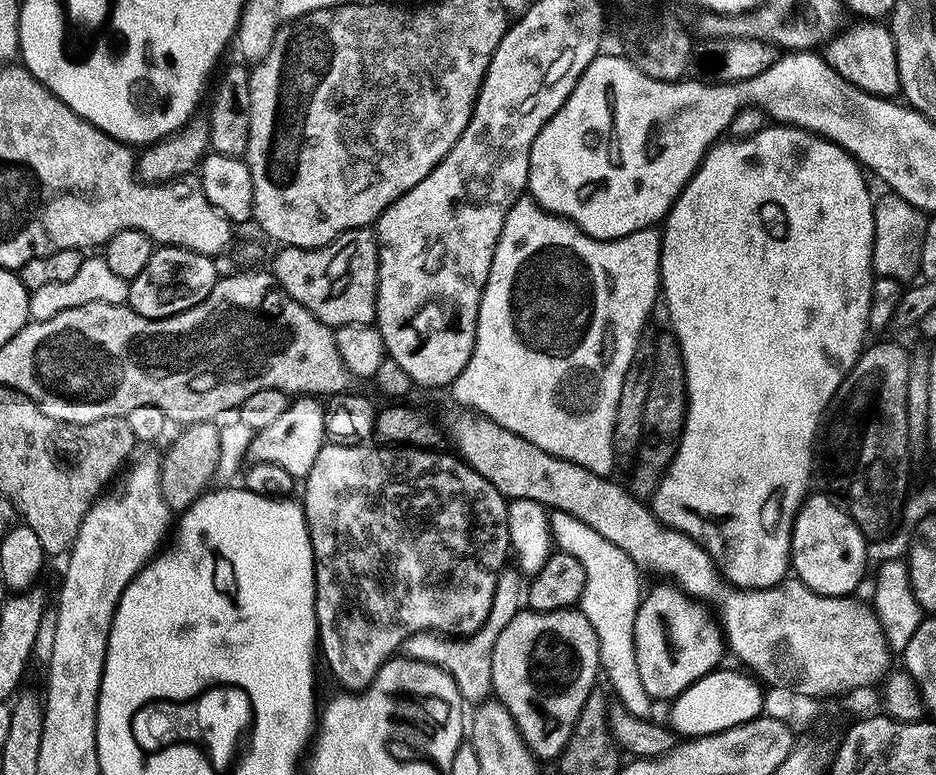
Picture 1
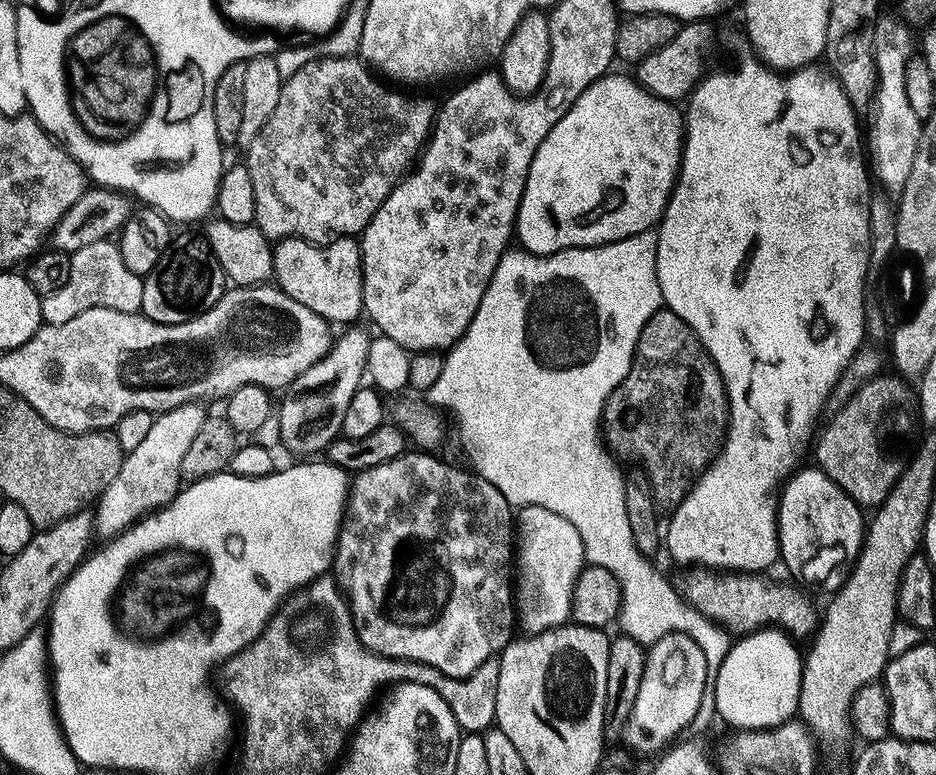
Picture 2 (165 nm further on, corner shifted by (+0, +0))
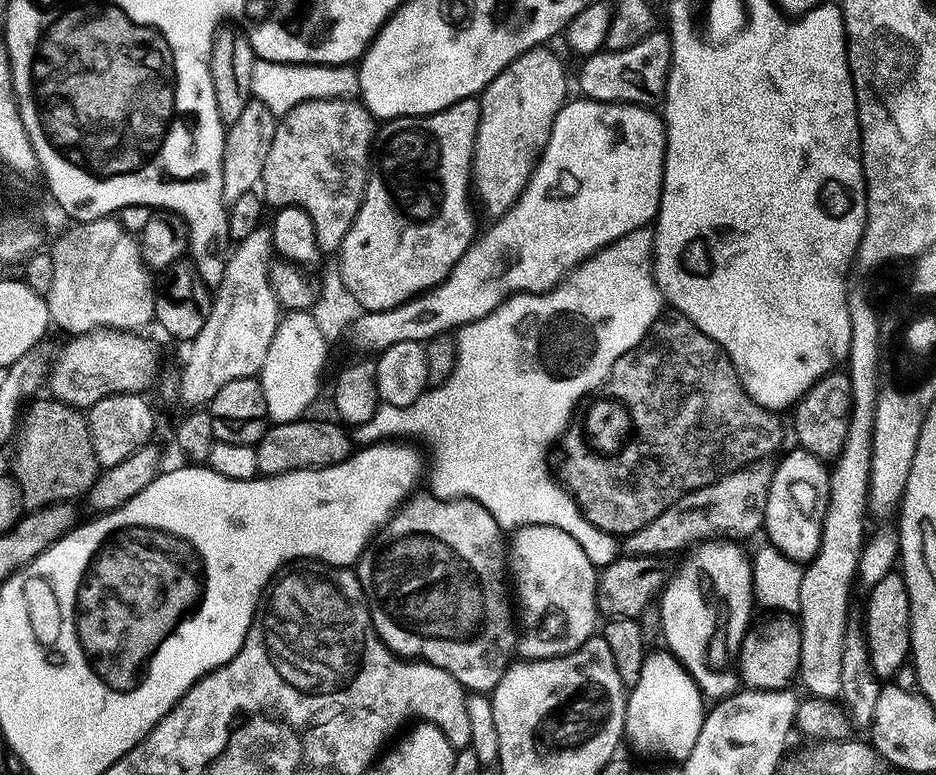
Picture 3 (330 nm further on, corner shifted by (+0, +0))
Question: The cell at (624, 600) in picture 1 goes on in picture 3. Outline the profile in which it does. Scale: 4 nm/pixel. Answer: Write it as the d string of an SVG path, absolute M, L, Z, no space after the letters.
M651 227L639 228L622 238L618 238L612 244L589 256L583 260L578 267L572 269L555 288L548 292L522 292L503 300L501 304L494 309L489 316L482 317L481 320L475 320L464 325L459 329L456 336L456 345L458 346L458 362L454 366L454 374L444 384L438 384L429 387L420 397L408 408L394 406L393 404L381 403L380 409L370 418L366 425L368 440L372 442L379 441L381 438L411 438L413 441L421 440L428 444L432 451L432 488L431 495L440 497L441 500L455 500L457 498L467 498L477 500L489 514L499 522L501 529L512 530L517 526L526 524L545 524L554 526L558 530L566 530L582 550L586 550L586 558L596 565L597 569L604 568L618 556L617 537L611 536L609 532L603 532L592 525L583 512L580 511L580 505L575 498L555 475L548 473L548 464L544 459L548 456L548 451L552 448L552 443L559 441L568 430L568 425L573 419L572 411L576 408L576 403L583 396L591 397L607 380L611 367L618 361L620 355L626 354L632 347L638 346L642 342L645 334L650 331L655 320L662 315L662 293L659 286L656 285L656 274L652 271L652 237L654 235Z

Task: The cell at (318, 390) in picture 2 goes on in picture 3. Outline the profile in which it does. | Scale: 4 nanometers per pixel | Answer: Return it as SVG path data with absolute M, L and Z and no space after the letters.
M572 98L565 103L564 109L554 118L554 126L550 134L550 142L546 146L546 150L540 155L540 160L536 163L536 169L532 172L532 176L528 179L528 184L524 188L524 193L516 199L514 207L495 221L496 224L488 233L473 243L468 249L466 255L452 268L452 273L443 280L441 284L431 288L430 291L412 299L402 302L393 308L387 308L381 312L361 311L360 317L357 318L355 324L350 329L350 337L360 348L365 348L365 353L379 354L385 348L394 346L398 342L427 342L435 336L443 336L451 333L453 330L459 330L464 325L481 320L484 316L498 307L503 300L510 296L517 295L522 292L548 292L555 288L572 269L579 266L583 260L587 260L589 256L605 248L608 244L612 244L618 238L622 238L626 234L630 234L639 228L647 228L655 221L656 213L660 210L660 195L662 194L662 182L664 181L664 151L666 150L666 134L664 133L664 121L659 111L653 110L648 106L639 104L607 104L606 102L598 102L587 98Z

